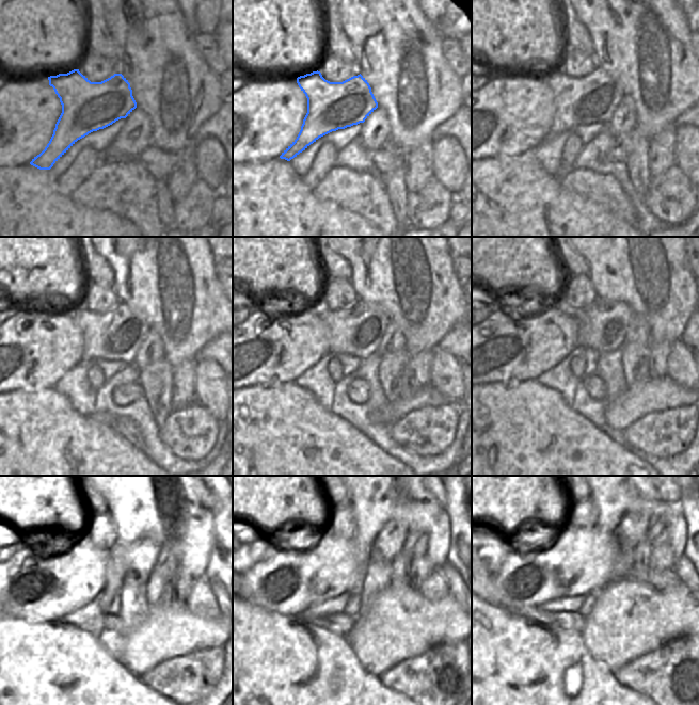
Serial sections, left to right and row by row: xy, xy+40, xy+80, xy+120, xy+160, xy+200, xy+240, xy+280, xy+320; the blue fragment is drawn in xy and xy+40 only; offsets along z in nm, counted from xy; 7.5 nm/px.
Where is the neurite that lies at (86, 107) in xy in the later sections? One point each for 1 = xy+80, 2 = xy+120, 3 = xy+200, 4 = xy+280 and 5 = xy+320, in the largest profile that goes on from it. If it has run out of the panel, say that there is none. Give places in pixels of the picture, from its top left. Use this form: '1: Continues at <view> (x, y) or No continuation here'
1: Continues at xy+80 (592, 98)
2: Continues at xy+120 (116, 334)
3: Continues at xy+200 (602, 326)
4: Continues at xy+280 (390, 541)
5: Continues at xy+320 (633, 527)

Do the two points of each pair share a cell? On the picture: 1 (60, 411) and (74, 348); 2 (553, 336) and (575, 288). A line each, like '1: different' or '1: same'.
1: different
2: different

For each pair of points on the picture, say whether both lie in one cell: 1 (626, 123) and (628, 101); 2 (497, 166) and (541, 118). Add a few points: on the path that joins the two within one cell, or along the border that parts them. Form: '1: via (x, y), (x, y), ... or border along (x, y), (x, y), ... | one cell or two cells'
1: via (628, 117), (628, 107) | one cell
2: border along (530, 150), (482, 159) | two cells

